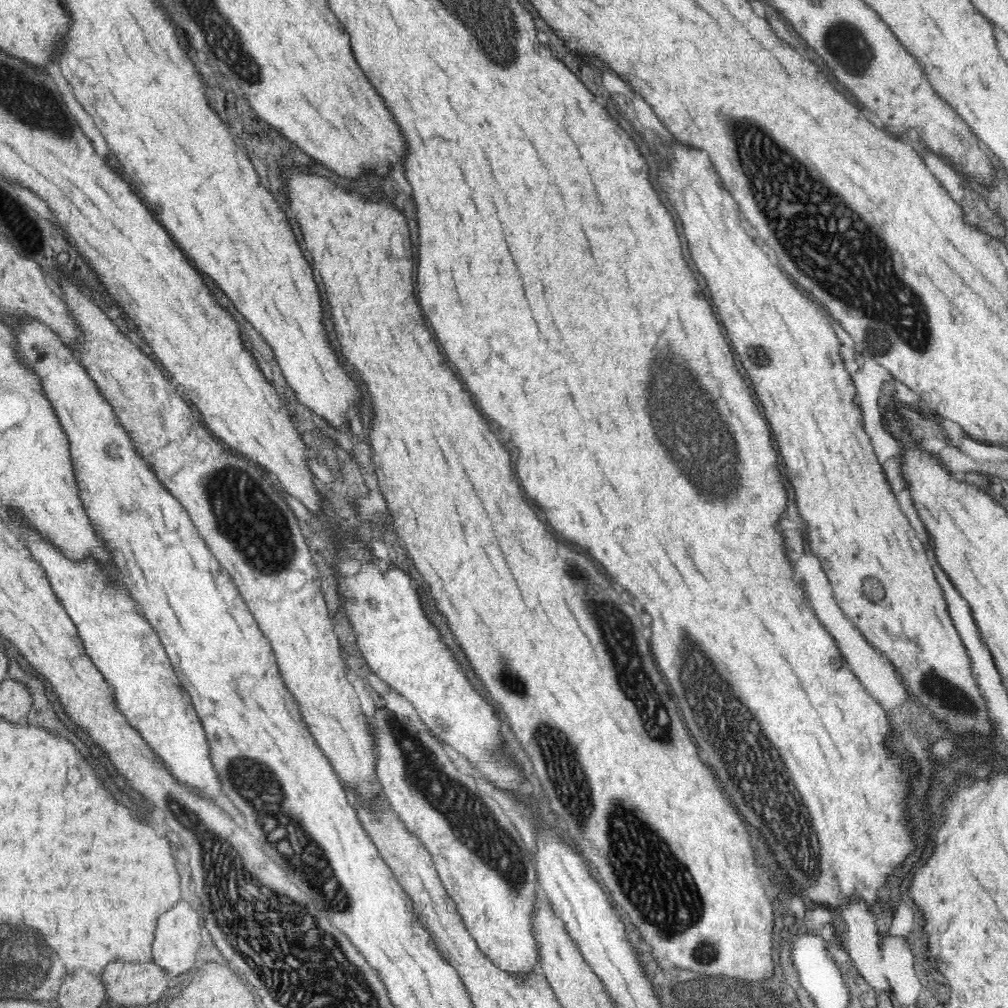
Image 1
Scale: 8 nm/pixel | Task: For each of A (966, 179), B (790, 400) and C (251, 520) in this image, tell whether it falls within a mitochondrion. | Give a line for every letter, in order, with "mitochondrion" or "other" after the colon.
A: other
B: other
C: mitochondrion

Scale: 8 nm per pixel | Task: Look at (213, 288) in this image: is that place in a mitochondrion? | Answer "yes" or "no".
no

